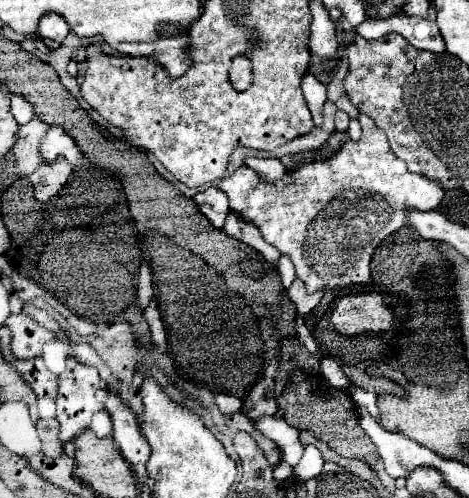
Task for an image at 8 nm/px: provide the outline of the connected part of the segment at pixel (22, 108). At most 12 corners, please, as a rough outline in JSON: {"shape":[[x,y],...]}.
{"shape":[[11,94],[11,112],[19,124],[35,116],[33,104]]}

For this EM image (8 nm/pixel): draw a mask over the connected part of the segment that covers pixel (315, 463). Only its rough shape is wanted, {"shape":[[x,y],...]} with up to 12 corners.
{"shape":[[305,446],[301,462],[293,468],[297,480],[307,482],[323,468],[315,446]]}

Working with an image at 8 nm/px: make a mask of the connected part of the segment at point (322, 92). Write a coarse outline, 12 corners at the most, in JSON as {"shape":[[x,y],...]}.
{"shape":[[305,74],[301,88],[315,124],[323,122],[325,84]]}

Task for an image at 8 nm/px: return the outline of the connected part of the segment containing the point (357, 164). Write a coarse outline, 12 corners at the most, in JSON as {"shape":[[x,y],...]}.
{"shape":[[361,140],[277,182],[241,166],[229,208],[309,292],[367,284],[373,250],[445,188]]}

